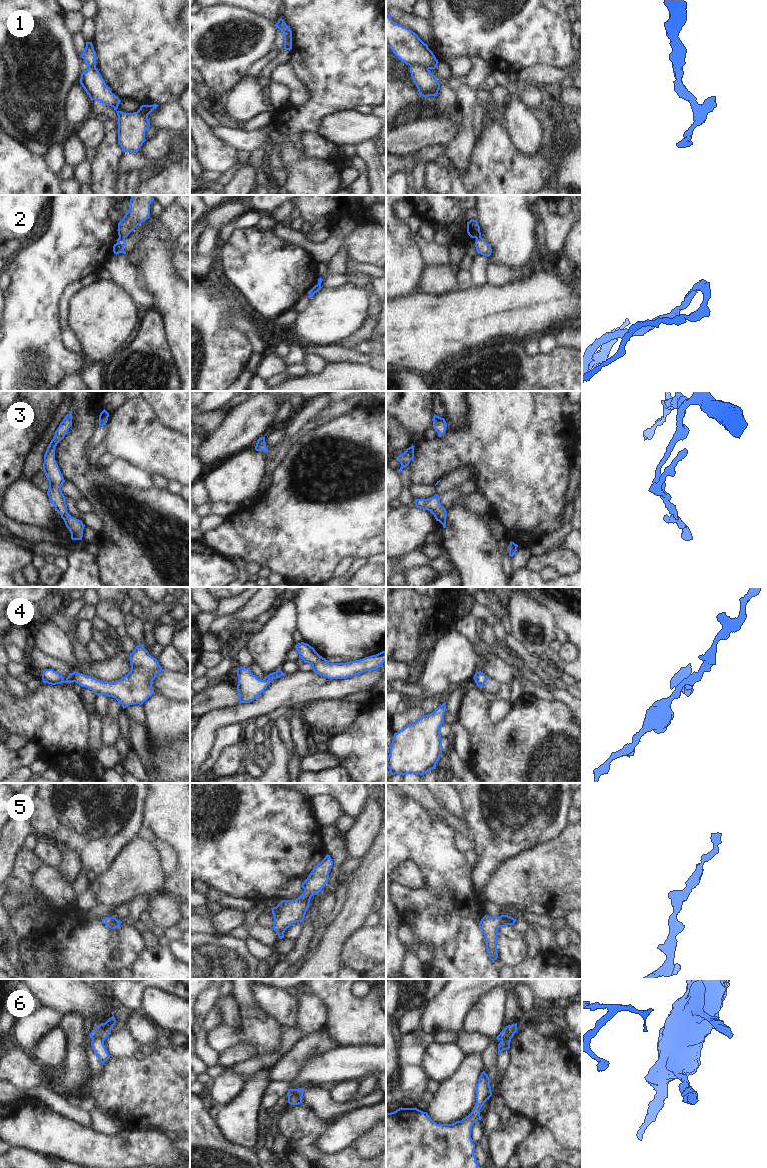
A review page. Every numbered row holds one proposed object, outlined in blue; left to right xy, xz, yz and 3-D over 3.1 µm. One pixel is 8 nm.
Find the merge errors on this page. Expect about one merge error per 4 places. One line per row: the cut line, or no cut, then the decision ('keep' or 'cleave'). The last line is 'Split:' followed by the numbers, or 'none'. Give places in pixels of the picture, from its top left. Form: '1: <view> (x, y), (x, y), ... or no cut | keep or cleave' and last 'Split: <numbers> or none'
1: yz (410, 65), (424, 65), (429, 68) | cleave
2: xy (119, 236), (124, 238) | cleave
3: no cut | keep
4: no cut | keep
5: no cut | keep
6: no cut | keep
Split: 1, 2

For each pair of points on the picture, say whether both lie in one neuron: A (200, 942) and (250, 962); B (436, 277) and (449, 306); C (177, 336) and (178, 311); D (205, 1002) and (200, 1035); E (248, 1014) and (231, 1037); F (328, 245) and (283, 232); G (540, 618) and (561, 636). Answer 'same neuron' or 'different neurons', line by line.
A: same neuron
B: different neurons
C: same neuron
D: same neuron
E: same neuron
F: same neuron
G: different neurons

